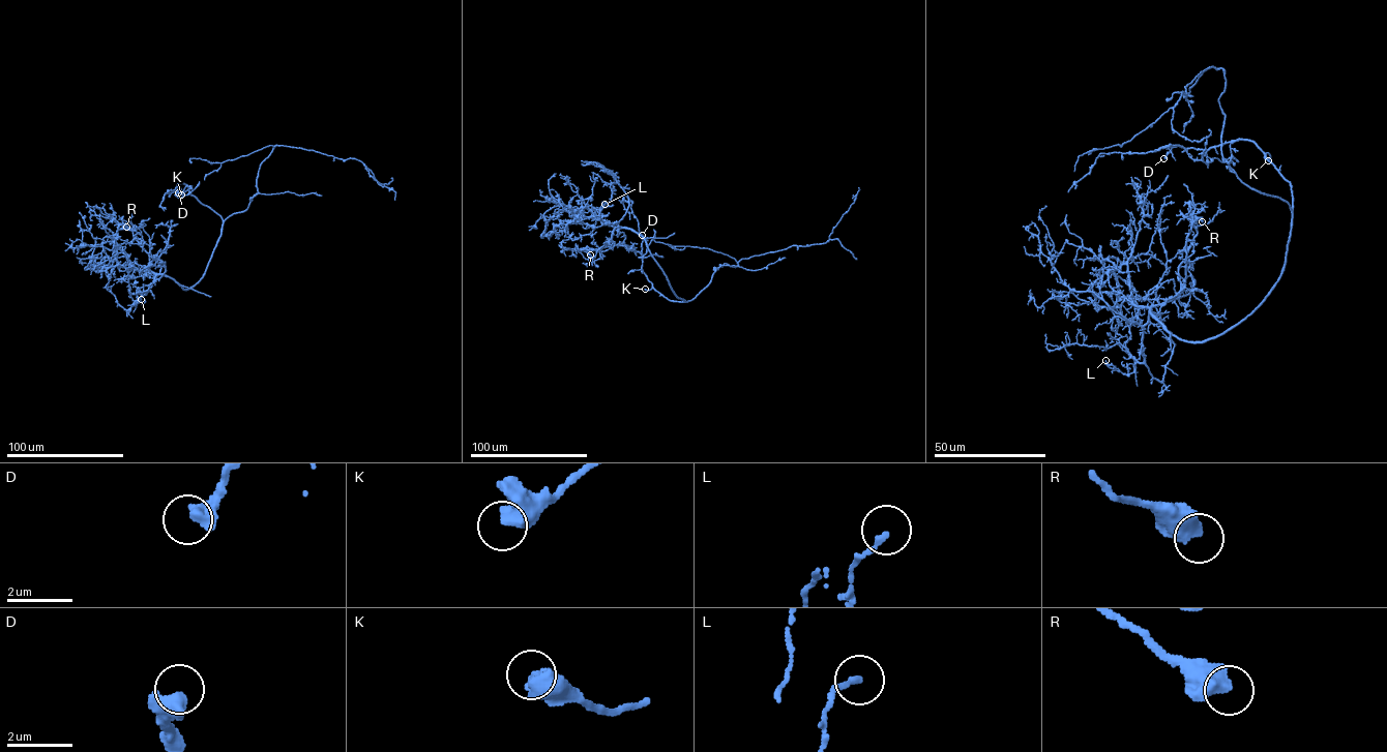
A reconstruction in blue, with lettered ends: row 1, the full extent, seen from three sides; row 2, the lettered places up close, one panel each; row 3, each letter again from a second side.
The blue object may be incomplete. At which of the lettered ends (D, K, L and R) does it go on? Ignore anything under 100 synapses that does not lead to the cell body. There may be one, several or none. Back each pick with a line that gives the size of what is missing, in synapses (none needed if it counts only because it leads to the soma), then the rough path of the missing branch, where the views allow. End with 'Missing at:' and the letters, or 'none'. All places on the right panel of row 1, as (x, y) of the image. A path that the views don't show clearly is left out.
Missing at: none

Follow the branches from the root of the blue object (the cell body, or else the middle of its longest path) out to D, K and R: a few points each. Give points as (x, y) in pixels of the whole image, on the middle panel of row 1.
D: (689, 300), (669, 300), (653, 288), (642, 269), (642, 235)
K: (689, 300), (672, 301), (653, 288), (645, 289)
R: (689, 300), (675, 295), (644, 239), (629, 229), (615, 228), (613, 243), (596, 251), (586, 251), (590, 254)

